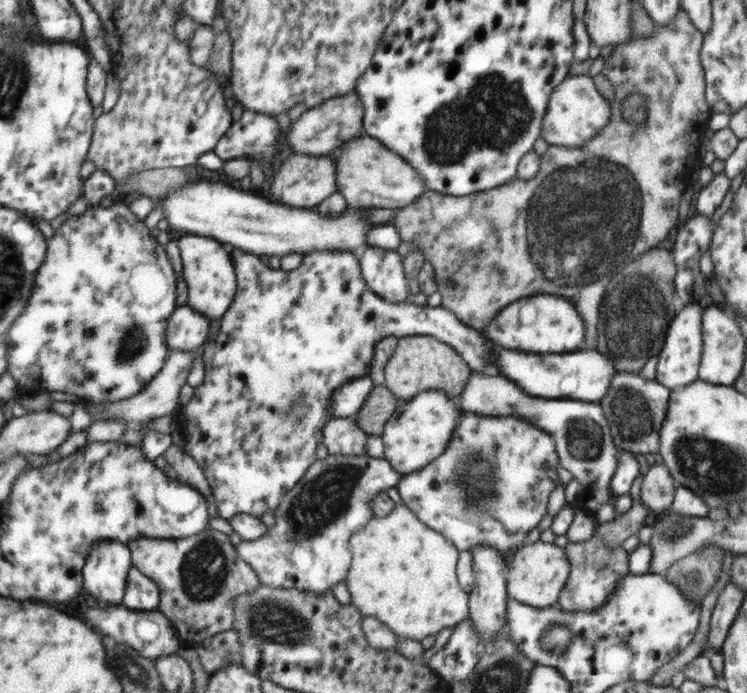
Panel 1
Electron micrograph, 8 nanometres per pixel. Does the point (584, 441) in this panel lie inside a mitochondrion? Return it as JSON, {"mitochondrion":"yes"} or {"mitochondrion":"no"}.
{"mitochondrion":"yes"}

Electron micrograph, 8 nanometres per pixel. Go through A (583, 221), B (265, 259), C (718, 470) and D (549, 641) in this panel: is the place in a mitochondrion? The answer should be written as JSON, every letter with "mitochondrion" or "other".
{"A":"mitochondrion","B":"other","C":"mitochondrion","D":"mitochondrion"}

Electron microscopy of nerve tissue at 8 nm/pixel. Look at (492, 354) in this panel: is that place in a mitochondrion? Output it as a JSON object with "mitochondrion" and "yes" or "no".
{"mitochondrion":"no"}

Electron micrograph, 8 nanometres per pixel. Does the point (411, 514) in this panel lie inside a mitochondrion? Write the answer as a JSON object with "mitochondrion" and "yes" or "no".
{"mitochondrion":"no"}

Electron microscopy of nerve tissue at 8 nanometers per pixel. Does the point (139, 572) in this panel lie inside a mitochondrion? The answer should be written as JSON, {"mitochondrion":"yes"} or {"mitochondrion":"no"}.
{"mitochondrion":"no"}

